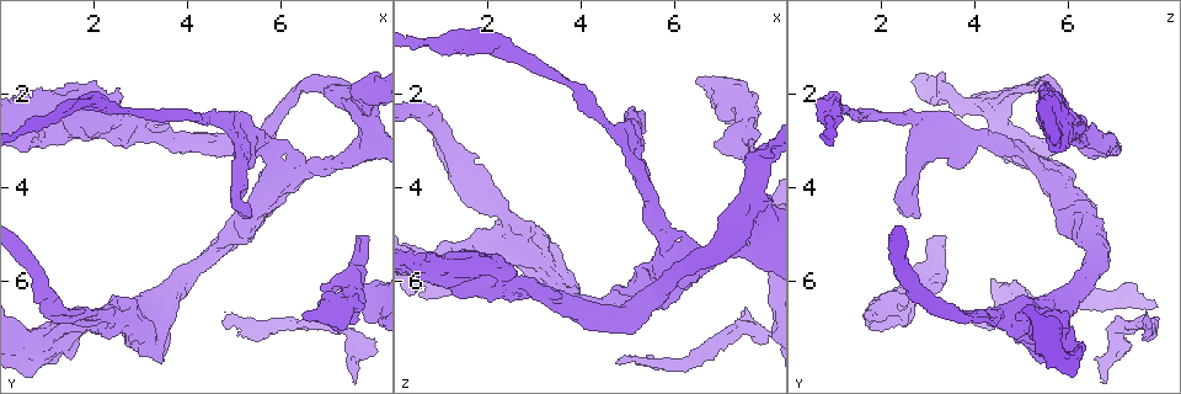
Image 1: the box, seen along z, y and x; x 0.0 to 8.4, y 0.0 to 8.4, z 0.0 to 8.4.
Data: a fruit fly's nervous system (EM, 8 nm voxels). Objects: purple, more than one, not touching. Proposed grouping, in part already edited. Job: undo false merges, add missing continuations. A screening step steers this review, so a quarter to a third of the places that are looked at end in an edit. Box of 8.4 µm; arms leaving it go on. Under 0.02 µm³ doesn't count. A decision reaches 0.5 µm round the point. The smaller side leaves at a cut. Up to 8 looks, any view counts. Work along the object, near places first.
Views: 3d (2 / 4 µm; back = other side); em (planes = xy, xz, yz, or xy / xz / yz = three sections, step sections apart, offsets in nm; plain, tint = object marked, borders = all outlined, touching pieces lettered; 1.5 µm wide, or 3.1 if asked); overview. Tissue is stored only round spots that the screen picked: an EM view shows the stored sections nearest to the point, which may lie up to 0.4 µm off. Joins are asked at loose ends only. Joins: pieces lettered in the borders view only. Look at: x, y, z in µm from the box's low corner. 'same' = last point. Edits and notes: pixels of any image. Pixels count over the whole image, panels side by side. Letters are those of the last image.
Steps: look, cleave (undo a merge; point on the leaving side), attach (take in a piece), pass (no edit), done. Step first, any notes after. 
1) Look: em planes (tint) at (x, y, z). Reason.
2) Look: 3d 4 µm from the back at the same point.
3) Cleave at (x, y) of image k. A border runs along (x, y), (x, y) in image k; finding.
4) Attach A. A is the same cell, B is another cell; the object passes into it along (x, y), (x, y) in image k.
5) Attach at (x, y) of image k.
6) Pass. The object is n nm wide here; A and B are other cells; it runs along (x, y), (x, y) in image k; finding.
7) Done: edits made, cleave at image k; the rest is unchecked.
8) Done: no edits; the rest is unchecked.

Look: 3d 4 µm at (2.75, 3.00, 6.05). An open end.

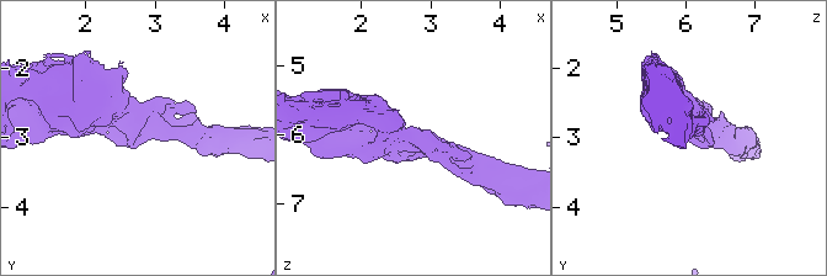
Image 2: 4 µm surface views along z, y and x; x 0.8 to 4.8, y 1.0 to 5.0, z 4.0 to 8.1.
Look: em planes (tint) at (2.75, 3.05, 6.05). The arms are 220, 280 nm wide.

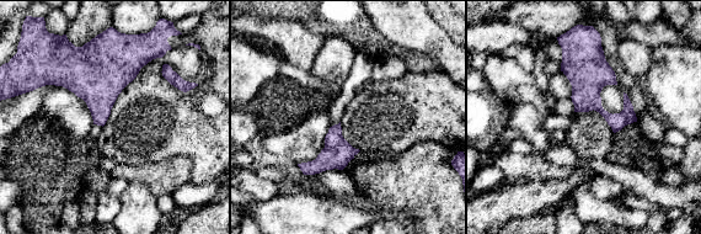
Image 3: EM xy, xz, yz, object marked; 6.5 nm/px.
Look: em planes (borders) at the same point.

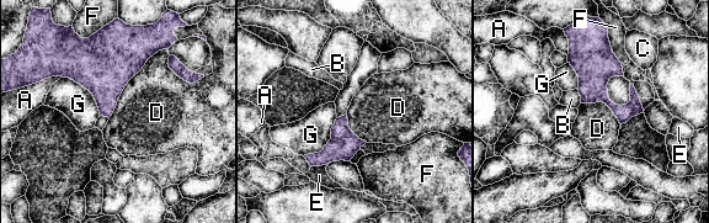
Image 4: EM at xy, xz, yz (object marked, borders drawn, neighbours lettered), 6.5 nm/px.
Pass. A, B, C, D, E, F and G are other cells; a border runs along (166, 48), (128, 81), (108, 117) in image 4; no lettered piece goes on from it.

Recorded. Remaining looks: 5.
Look: 3d 4 µm at (6.85, 6.20, 3.15).

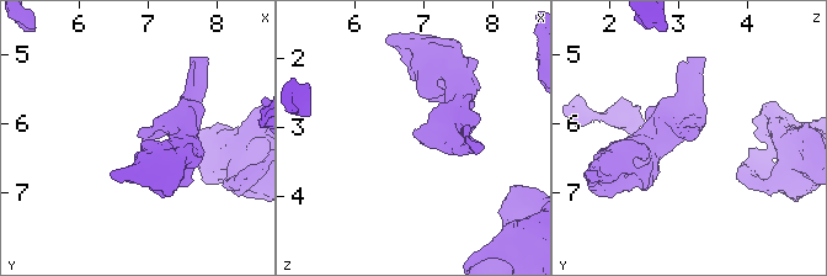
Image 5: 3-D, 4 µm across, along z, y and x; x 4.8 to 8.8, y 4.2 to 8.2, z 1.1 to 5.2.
Look: em planes (borders) at (6.85, 6.15, 3.10).

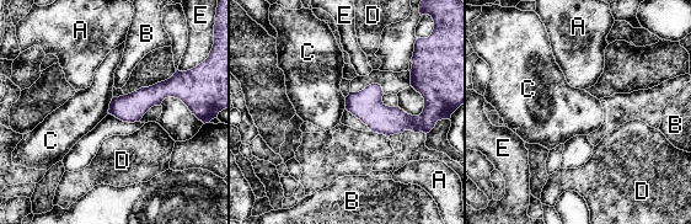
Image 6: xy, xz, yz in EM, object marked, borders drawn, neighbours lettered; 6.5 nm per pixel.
Pass. The longest contact is with C, 110 nm; A, B, C, D and E are other cells; a border runs along (113, 97), (107, 112) in image 6; no lettered piece goes on from it.

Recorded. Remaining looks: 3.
Look: 3d 2 µm at (7.50, 7.25, 7.05). A fork.

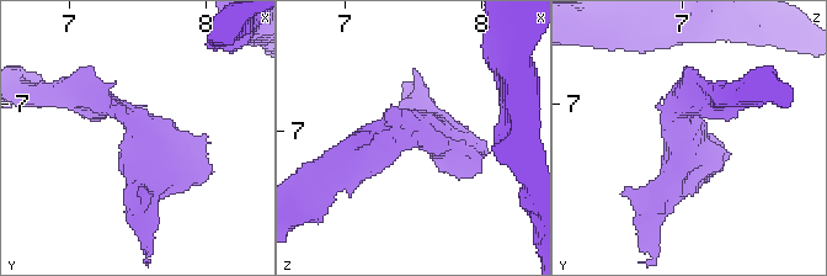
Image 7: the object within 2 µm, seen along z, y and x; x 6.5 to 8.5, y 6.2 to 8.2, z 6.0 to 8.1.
Look: em planes (tint) at (7.56, 7.26, 7.00). Now the EM.

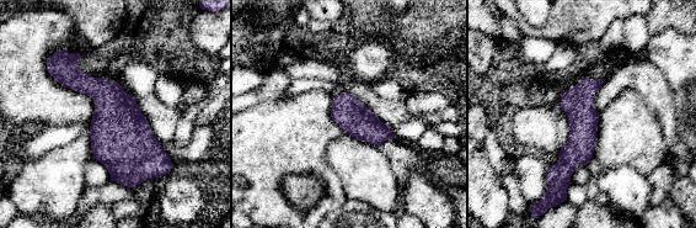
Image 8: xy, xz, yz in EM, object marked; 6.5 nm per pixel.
Look: em planes (borders) at the same point. What lies round it.

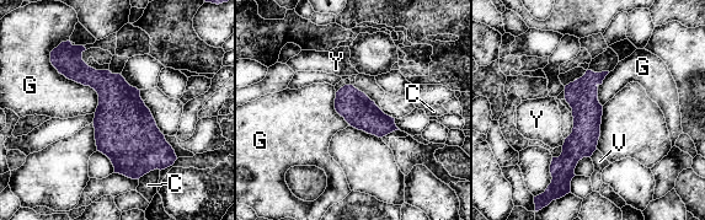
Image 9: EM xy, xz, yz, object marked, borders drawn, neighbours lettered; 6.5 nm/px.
Pass. C, G, V and Y are other cells; one neuron here.

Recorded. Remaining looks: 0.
Done: no edits; the rest is unchecked.

